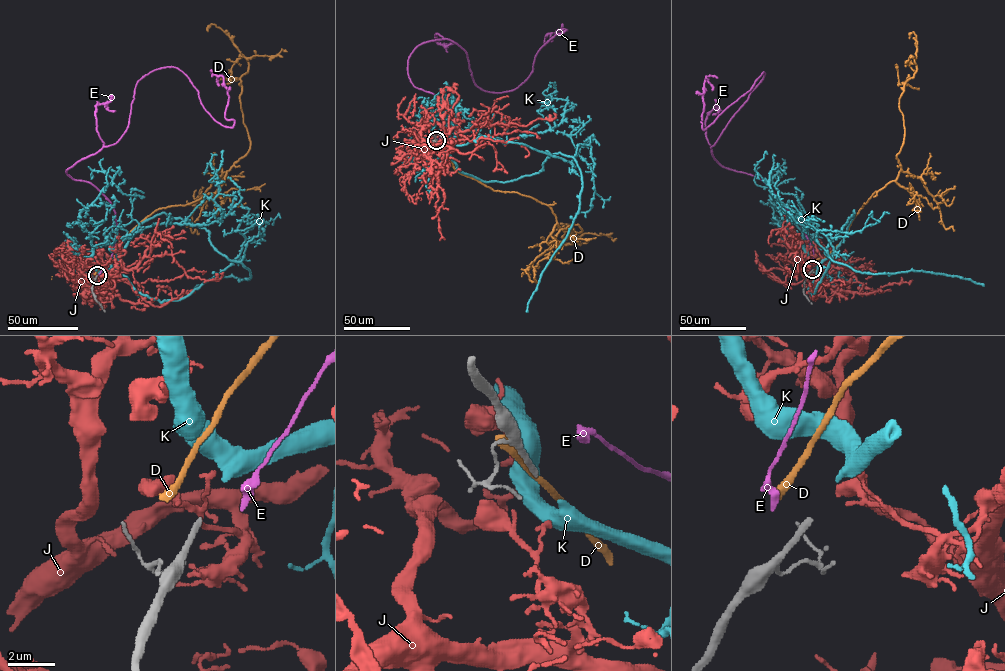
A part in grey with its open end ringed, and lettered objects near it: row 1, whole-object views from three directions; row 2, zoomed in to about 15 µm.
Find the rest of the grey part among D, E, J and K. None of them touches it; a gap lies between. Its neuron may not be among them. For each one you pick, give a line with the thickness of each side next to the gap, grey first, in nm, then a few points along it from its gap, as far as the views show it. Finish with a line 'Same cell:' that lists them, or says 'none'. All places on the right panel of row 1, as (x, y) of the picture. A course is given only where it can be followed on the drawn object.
K: 240/440 nm | via (814, 267), (843, 240), (853, 210), (826, 247), (824, 253), (832, 260), (865, 273), (925, 271), (984, 286)
Same cell: K

